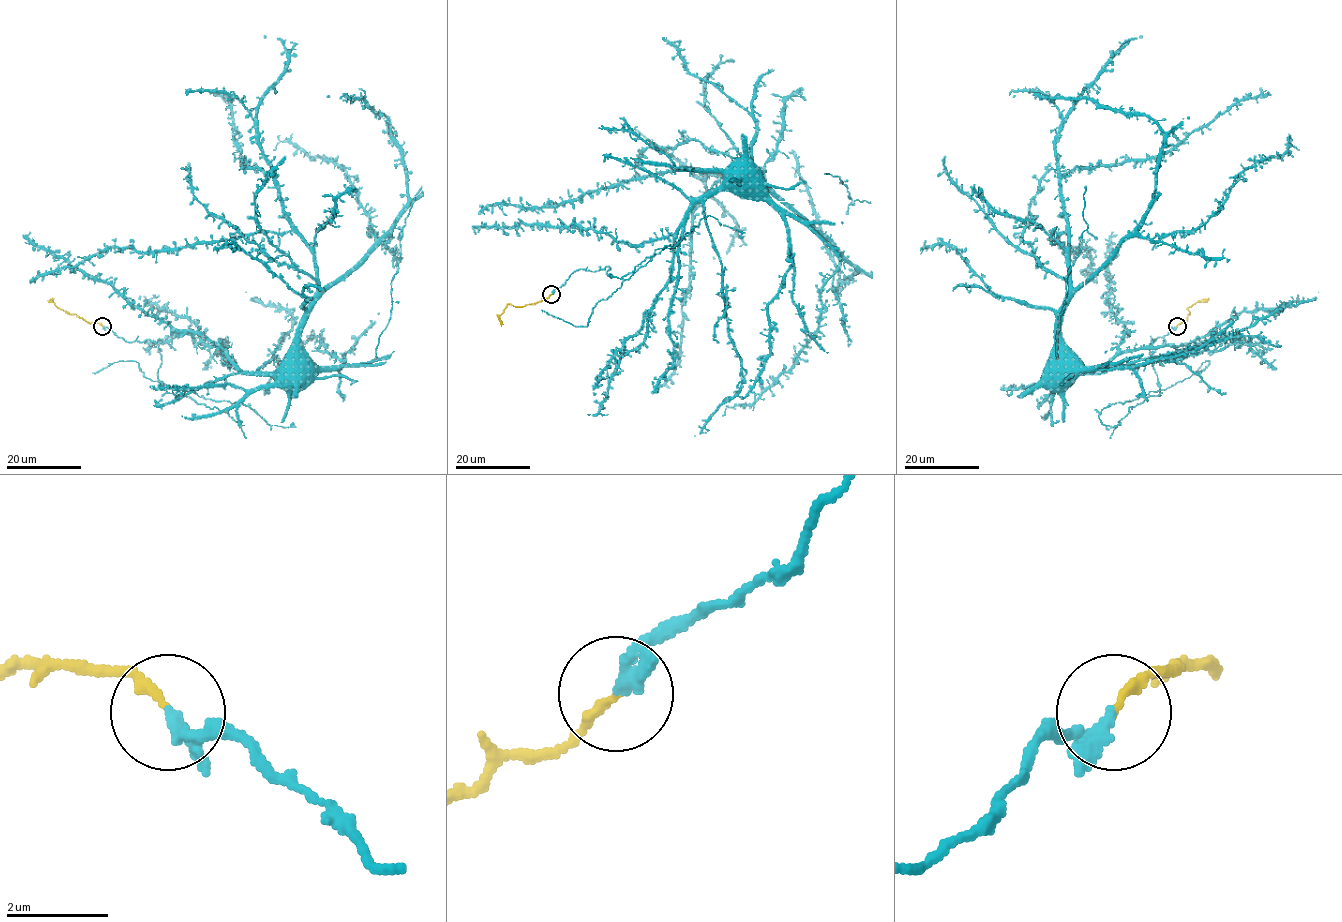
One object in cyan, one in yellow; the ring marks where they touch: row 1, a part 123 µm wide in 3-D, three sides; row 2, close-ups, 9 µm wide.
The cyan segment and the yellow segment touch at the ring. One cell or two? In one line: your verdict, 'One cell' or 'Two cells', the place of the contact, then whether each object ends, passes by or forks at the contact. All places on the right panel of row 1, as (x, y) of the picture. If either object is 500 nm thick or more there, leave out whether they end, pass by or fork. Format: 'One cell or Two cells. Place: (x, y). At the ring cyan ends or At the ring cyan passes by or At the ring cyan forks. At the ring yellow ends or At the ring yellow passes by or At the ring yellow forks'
One cell. Place: (1177, 326). At the ring cyan ends. At the ring yellow ends

